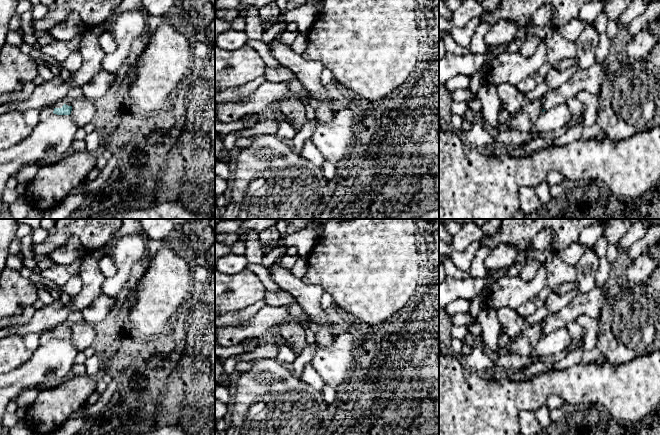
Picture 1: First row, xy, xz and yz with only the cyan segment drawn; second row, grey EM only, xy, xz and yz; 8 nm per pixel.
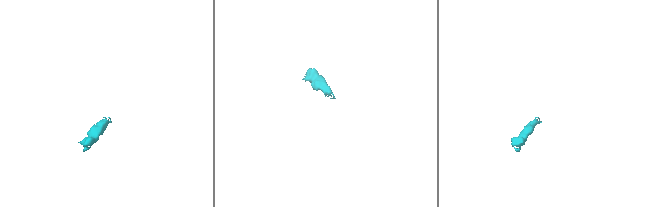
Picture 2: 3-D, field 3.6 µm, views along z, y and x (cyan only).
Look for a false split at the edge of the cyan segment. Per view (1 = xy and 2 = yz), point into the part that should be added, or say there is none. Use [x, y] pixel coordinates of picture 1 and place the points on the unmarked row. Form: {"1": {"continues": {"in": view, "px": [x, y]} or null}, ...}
{"1": {"continues": {"in": "xy", "px": [59, 328]}}, "2": {"continues": {"in": "yz", "px": [590, 304]}}}

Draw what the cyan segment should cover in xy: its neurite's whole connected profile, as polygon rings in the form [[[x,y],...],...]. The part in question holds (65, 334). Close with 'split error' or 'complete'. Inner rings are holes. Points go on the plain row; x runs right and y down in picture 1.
[[[64,322],[58,326],[56,326],[54,329],[54,338],[57,339],[70,339],[72,335],[72,325],[68,322]]] | split error

